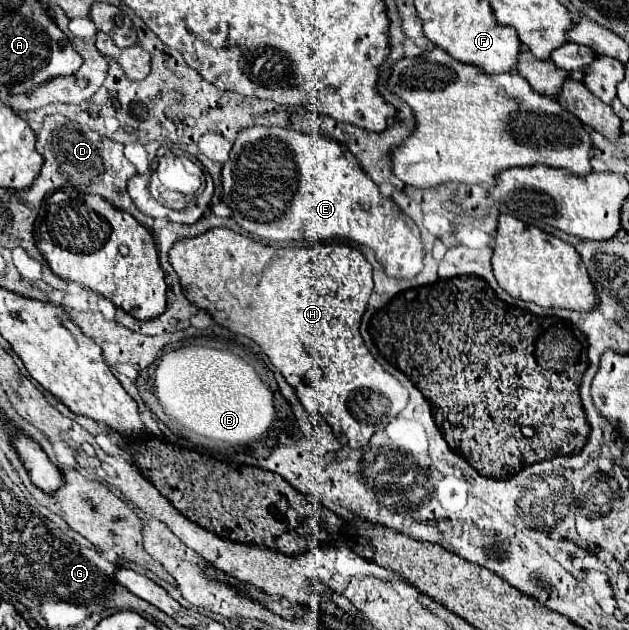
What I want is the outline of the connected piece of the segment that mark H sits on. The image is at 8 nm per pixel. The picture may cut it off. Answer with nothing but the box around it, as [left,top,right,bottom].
[168,227,408,449]

